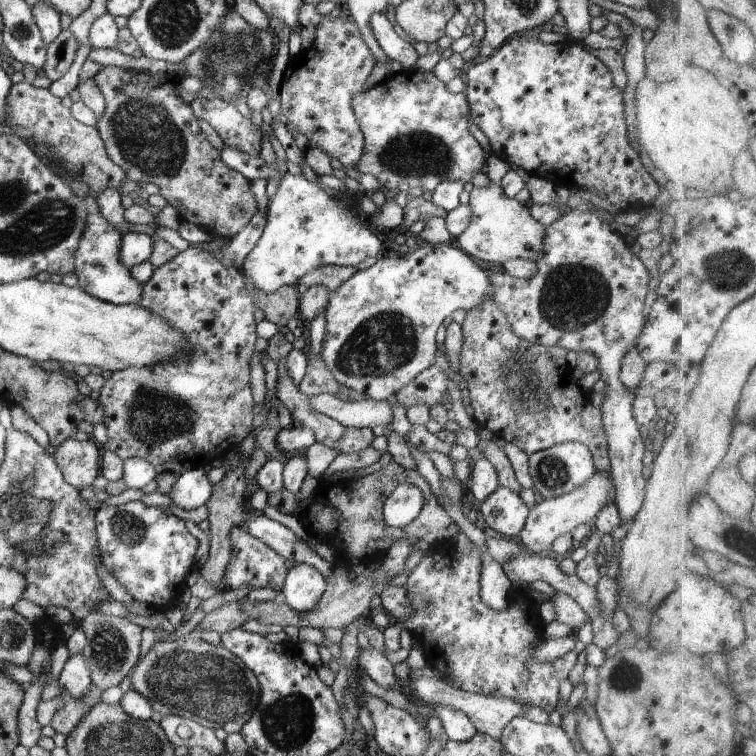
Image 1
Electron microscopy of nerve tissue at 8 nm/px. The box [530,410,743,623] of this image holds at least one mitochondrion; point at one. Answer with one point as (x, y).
(552, 471)

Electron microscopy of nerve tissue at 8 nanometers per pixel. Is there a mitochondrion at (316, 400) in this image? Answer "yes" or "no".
no

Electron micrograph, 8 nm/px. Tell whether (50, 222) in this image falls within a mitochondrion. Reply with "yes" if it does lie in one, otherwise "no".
yes

